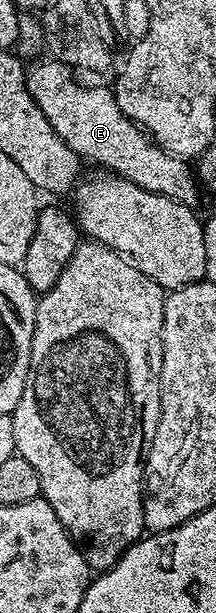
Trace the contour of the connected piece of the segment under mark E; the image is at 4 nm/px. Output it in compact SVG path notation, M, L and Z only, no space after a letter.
M47 58L47 63L30 67L26 84L44 117L60 136L83 160L98 163L99 168L148 189L152 193L166 195L187 205L197 204L200 184L191 164L177 155L170 155L158 146L137 123L116 105L114 92L109 86L85 87L77 83L75 72L59 59Z

